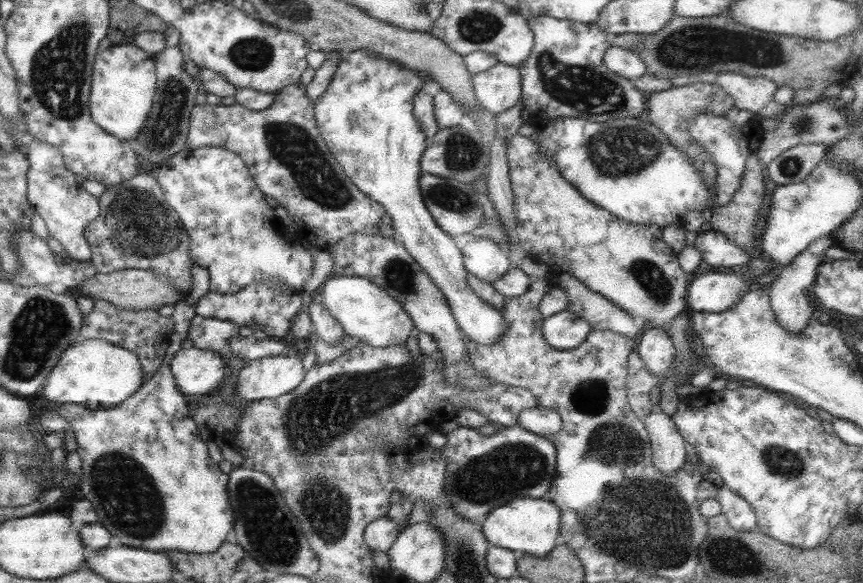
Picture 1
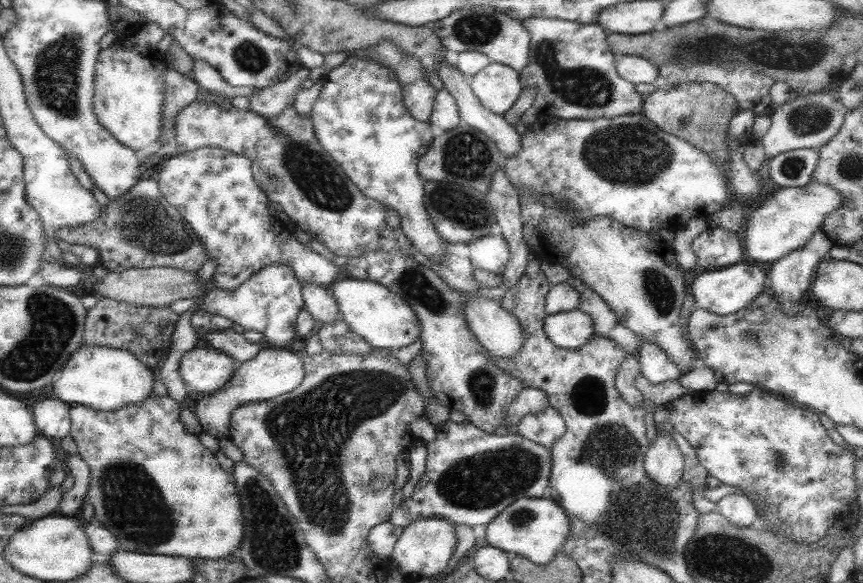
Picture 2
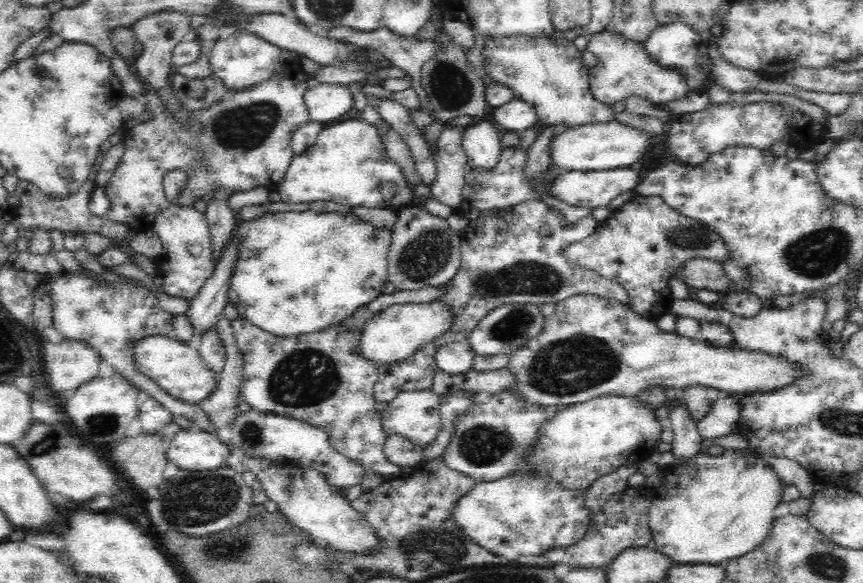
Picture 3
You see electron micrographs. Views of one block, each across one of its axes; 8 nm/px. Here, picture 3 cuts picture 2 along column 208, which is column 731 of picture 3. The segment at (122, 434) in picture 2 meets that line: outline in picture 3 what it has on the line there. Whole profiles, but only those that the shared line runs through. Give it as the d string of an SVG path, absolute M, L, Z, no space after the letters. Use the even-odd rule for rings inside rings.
M726 450L722 456L710 456L698 452L698 456L678 462L662 470L666 482L658 488L658 498L652 500L648 510L648 524L652 532L652 548L666 554L672 564L680 566L726 566L730 560L740 558L756 550L774 526L776 514L782 510L782 486L776 472L764 462L762 454L750 450L754 456L748 458L740 452Z

